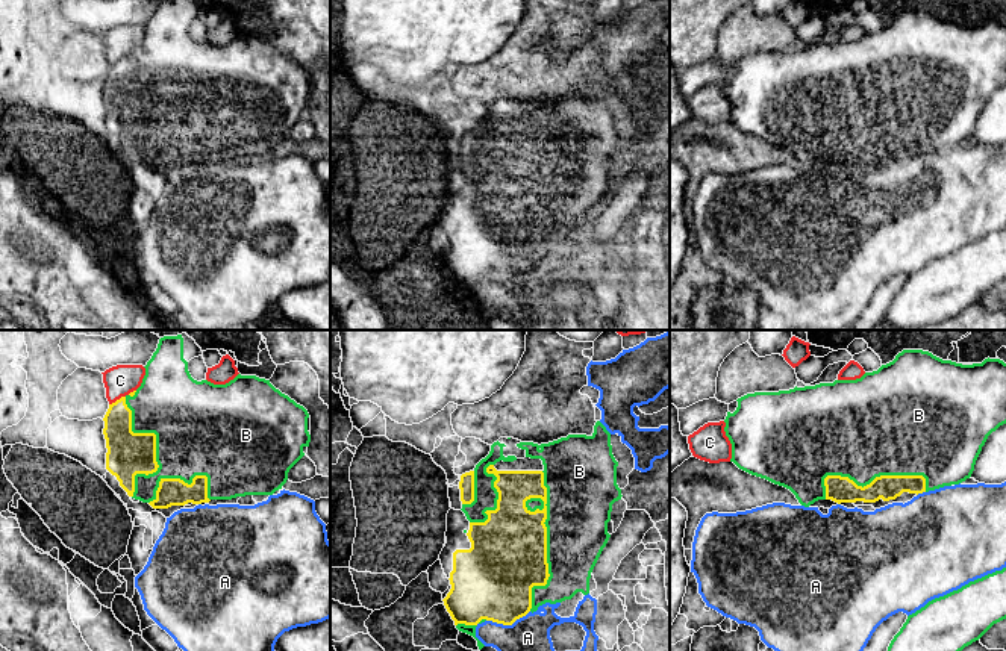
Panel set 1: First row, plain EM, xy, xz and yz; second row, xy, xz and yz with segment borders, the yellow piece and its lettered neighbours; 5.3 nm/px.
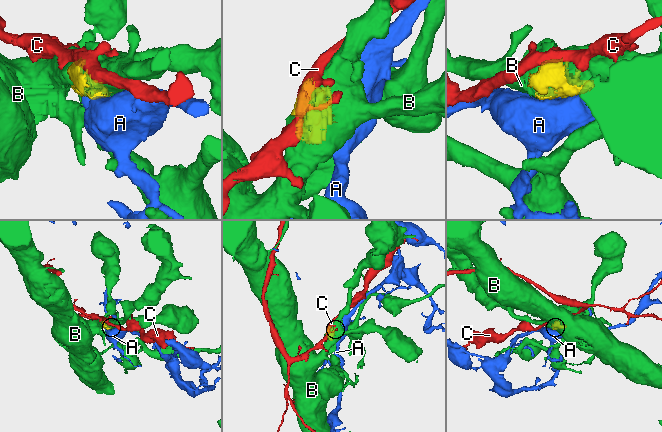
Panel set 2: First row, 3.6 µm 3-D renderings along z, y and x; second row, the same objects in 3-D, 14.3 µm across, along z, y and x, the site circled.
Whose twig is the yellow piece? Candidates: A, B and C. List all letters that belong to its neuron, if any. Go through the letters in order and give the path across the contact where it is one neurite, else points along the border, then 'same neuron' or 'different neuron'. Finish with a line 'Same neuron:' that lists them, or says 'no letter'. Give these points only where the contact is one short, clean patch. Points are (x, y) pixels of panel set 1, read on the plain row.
A: different neuron
B: same neuron
C: border along xy (124, 56), (109, 65); different neuron
Same neuron: B

